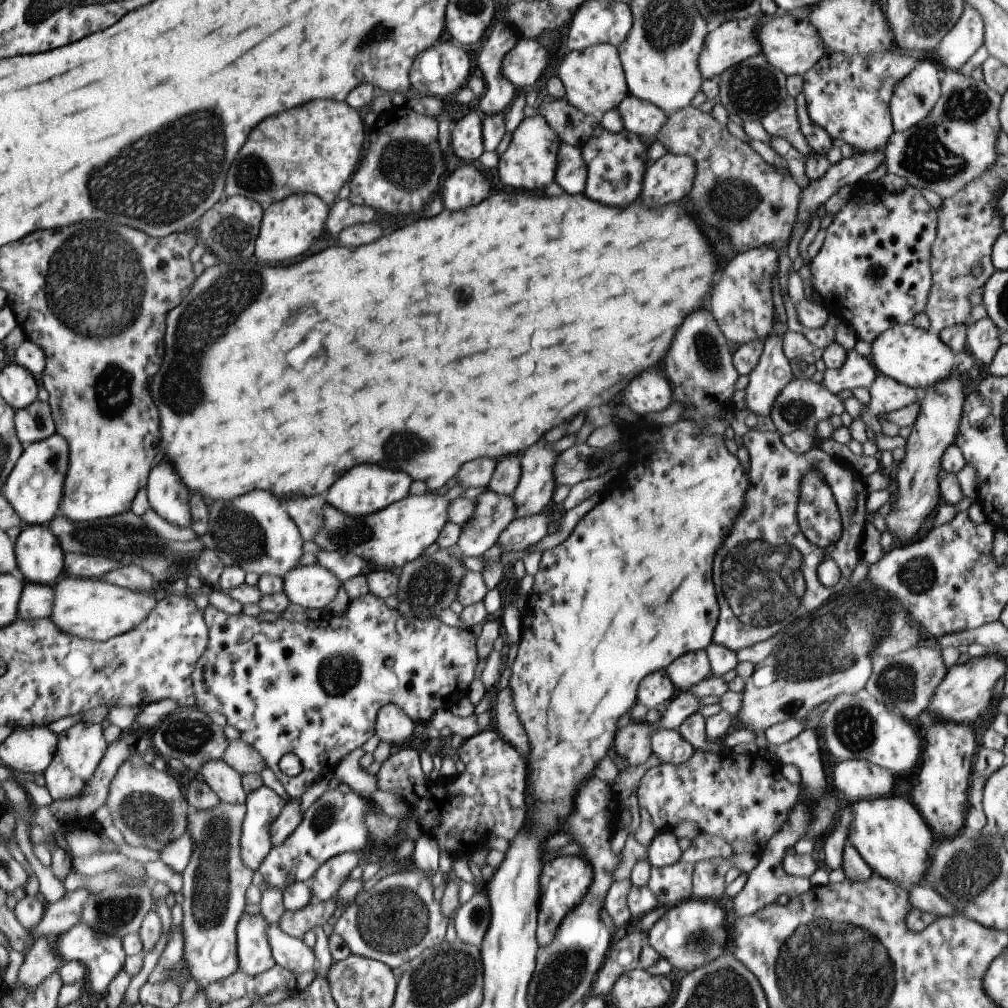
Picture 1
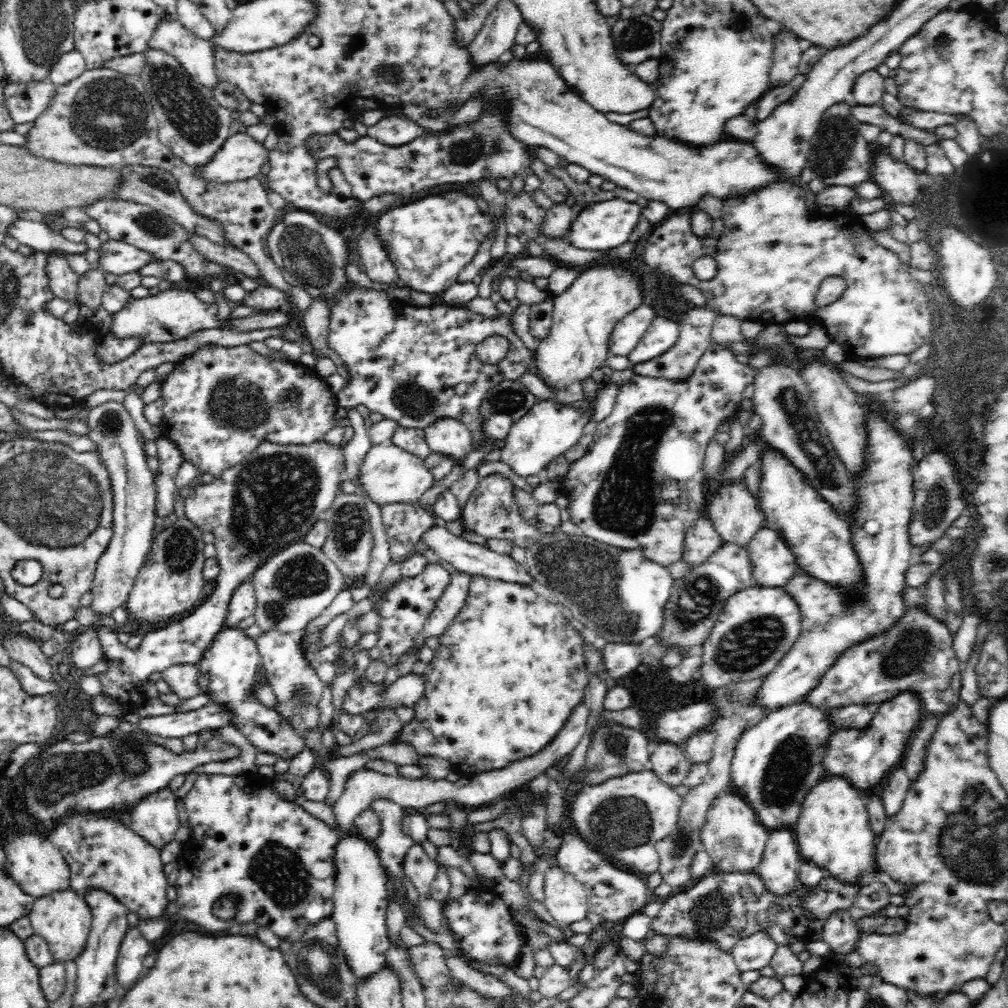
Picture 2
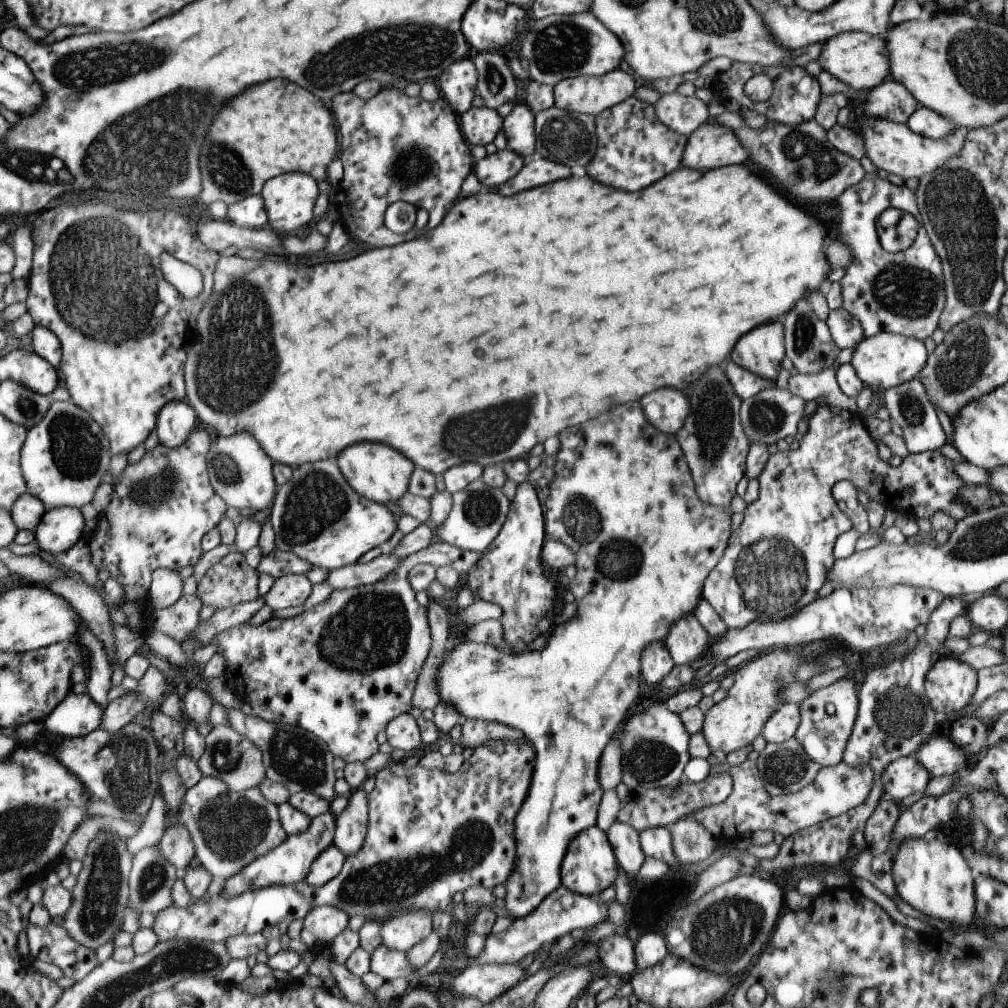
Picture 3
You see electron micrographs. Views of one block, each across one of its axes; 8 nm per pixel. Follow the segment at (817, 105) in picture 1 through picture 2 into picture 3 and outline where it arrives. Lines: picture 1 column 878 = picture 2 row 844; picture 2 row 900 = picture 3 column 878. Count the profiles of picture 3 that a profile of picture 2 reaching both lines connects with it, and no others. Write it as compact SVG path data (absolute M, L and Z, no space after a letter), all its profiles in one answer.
M868 119L862 126L858 126L858 132L863 136L865 142L866 156L881 170L882 174L897 174L904 179L918 178L934 172L951 158L959 155L964 143L968 129L958 127L942 140L934 140L923 137L921 134L912 132L907 123L900 124L886 119Z

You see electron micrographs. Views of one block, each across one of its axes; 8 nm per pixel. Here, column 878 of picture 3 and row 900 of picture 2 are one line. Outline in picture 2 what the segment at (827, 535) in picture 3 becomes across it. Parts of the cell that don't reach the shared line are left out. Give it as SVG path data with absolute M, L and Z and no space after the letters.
M472 889L448 905L445 915L453 931L454 940L467 958L488 964L514 966L521 951L523 936L517 924L512 920L511 912L512 910L506 906L500 896L482 890L476 899L474 889Z

